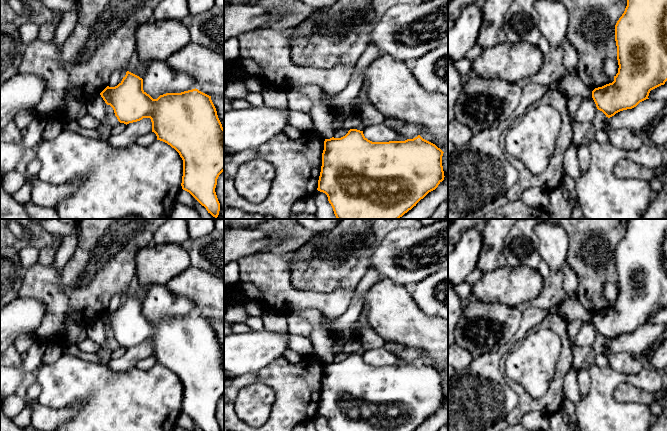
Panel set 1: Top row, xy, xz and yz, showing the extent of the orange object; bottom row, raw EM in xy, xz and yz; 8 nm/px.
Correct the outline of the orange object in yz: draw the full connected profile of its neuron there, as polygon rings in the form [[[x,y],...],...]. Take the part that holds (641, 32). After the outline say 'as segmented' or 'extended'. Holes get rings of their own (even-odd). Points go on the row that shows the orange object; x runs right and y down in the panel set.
[[[627,0],[624,13],[615,25],[618,73],[612,83],[595,88],[592,98],[598,110],[610,118],[616,113],[632,109],[640,102],[649,99],[651,90],[667,81],[667,0]]]; as segmented

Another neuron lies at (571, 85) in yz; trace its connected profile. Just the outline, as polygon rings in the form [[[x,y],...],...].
[[[567,73],[559,83],[557,88],[561,94],[567,98],[580,96],[581,98],[589,97],[592,95],[592,89],[586,86],[578,77],[577,74]]]

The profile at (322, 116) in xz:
[[[294,85],[287,91],[299,92],[307,96],[312,104],[310,116],[315,129],[325,138],[330,139],[335,131],[332,128],[334,116],[332,110],[322,103],[323,90],[318,85]]]

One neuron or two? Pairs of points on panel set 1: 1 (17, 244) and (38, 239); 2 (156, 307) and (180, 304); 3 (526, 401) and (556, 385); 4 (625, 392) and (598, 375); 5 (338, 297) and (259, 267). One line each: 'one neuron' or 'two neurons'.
1: one neuron
2: one neuron
3: one neuron
4: two neurons
5: one neuron

